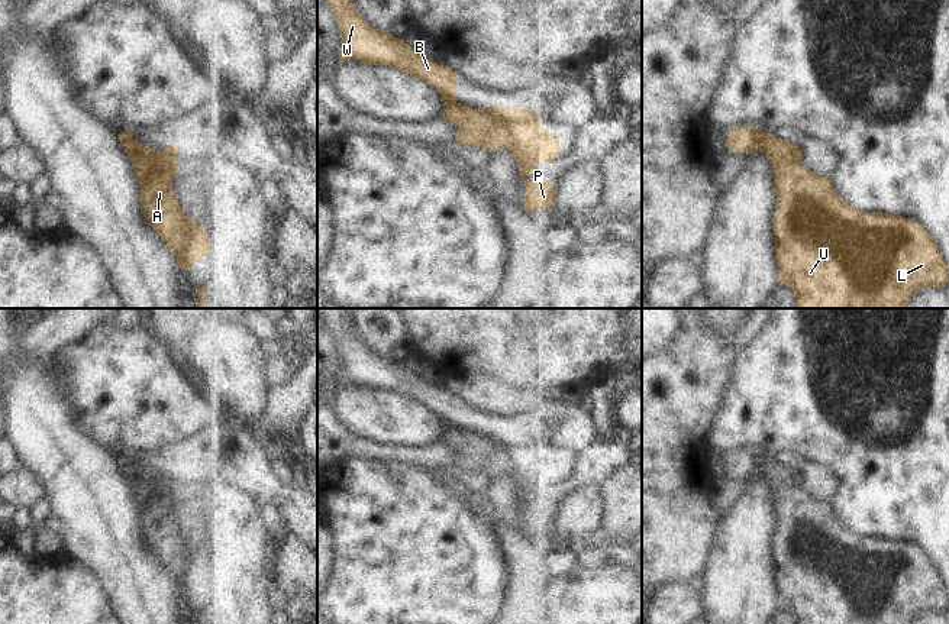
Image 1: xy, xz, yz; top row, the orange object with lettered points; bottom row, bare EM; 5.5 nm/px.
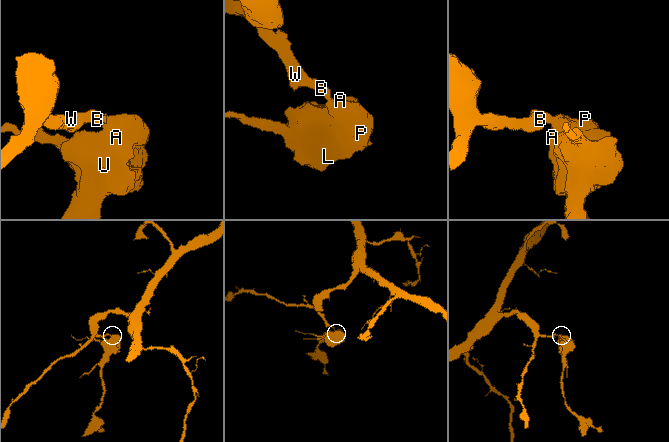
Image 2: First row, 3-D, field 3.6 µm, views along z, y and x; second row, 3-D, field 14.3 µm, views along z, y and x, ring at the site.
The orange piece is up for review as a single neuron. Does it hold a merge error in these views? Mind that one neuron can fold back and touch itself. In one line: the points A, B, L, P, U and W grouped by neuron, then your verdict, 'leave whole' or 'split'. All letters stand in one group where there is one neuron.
A L P U / B W; split

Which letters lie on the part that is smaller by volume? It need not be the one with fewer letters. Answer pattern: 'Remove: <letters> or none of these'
Remove: A, L, P, U

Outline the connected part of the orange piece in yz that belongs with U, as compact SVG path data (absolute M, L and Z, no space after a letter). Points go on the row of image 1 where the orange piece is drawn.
M765 132L761 139L772 166L777 206L772 217L779 285L794 291L794 308L904 308L924 287L948 287L949 266L933 237L914 219L878 211L859 211L835 193L830 177L813 174L801 162L801 146Z

